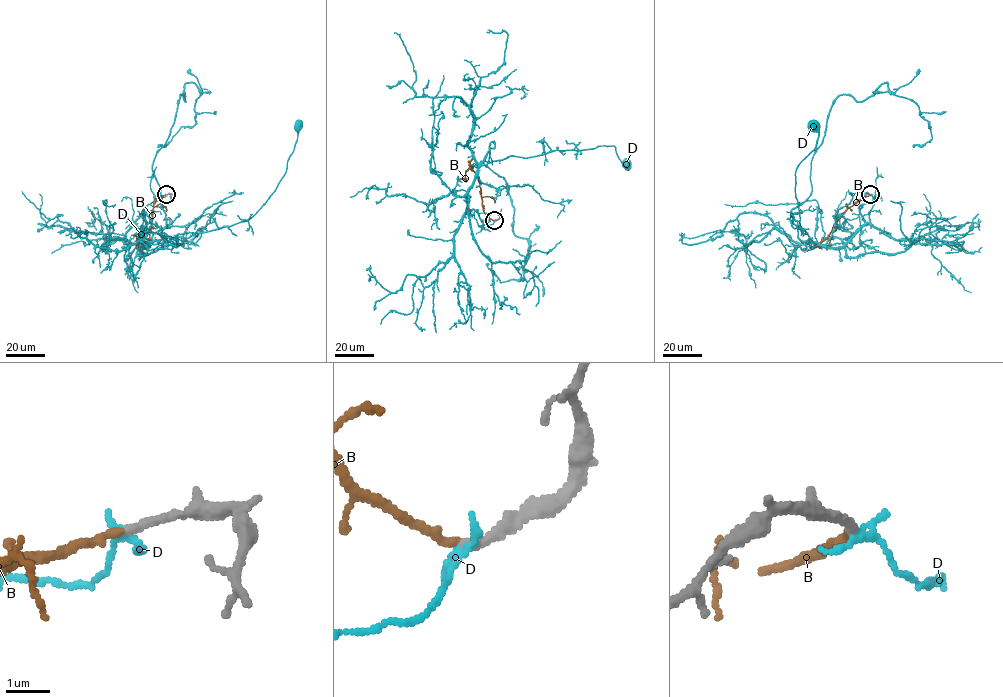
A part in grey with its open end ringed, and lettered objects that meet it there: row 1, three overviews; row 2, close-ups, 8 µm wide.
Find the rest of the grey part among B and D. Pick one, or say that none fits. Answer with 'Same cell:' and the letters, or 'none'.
Same cell: B

